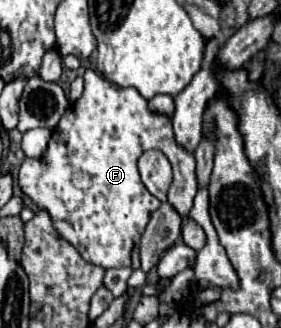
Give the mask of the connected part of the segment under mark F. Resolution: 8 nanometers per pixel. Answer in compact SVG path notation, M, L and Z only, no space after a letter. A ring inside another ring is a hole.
M86 69L82 79L84 79L84 93L80 101L76 101L72 107L66 109L64 117L52 131L52 139L48 143L46 155L42 159L28 159L28 157L24 159L18 181L20 181L22 191L38 205L38 209L46 209L52 215L52 221L60 237L76 245L76 249L86 261L100 265L104 269L130 267L132 247L138 243L140 235L144 233L150 213L162 205L160 199L156 199L140 181L140 173L136 167L138 157L148 149L160 149L168 157L168 161L172 163L172 171L174 171L174 181L172 181L172 187L168 189L168 203L176 207L176 213L180 213L182 217L188 217L194 195L198 191L198 183L194 175L196 161L192 153L176 145L174 133L172 133L172 121L166 115L152 113L148 109L148 101L136 89L132 87L120 89L112 85L108 79L104 79L98 71L92 71L92 69ZM78 171L84 171L90 175L92 179L90 187L82 189L74 185L74 175Z

